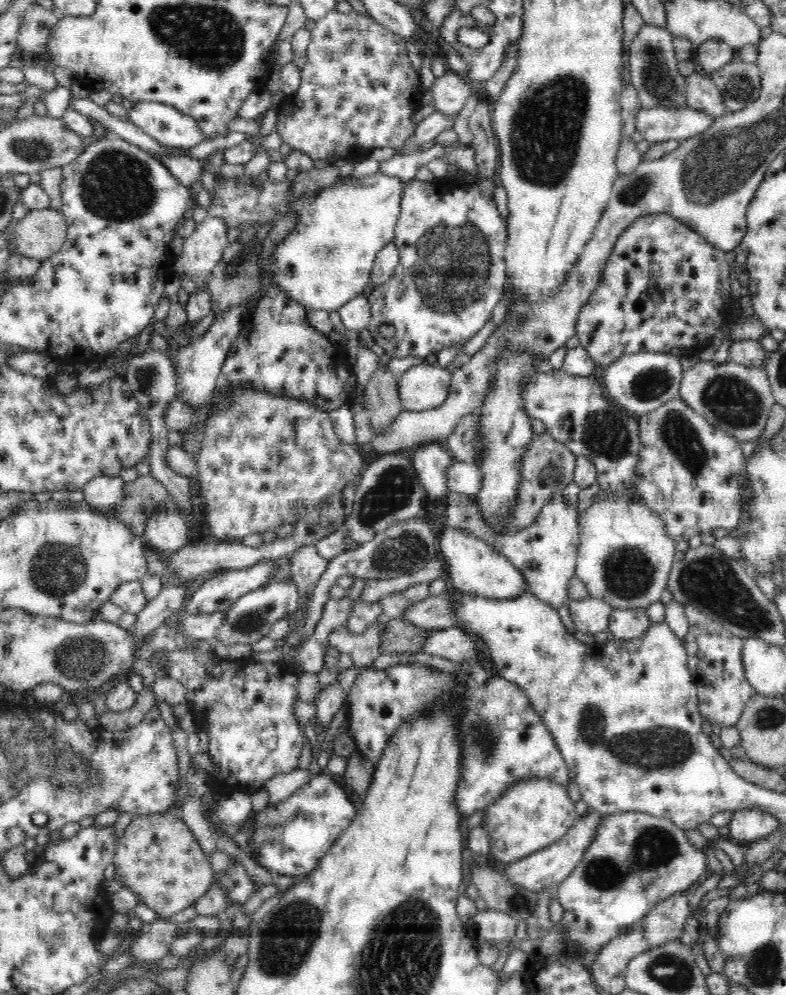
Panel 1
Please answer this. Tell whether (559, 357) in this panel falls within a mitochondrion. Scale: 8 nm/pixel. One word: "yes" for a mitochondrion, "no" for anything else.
no

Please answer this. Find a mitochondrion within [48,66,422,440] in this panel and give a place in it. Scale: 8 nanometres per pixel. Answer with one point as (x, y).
(116, 186)

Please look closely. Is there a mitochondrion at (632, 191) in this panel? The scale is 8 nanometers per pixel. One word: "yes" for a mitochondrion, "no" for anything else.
yes

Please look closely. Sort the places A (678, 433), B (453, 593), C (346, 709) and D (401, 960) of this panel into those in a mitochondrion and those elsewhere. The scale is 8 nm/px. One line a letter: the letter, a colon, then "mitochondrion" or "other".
A: mitochondrion
B: other
C: other
D: mitochondrion

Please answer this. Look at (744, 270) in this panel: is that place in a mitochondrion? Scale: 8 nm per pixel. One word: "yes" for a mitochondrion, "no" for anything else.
no

